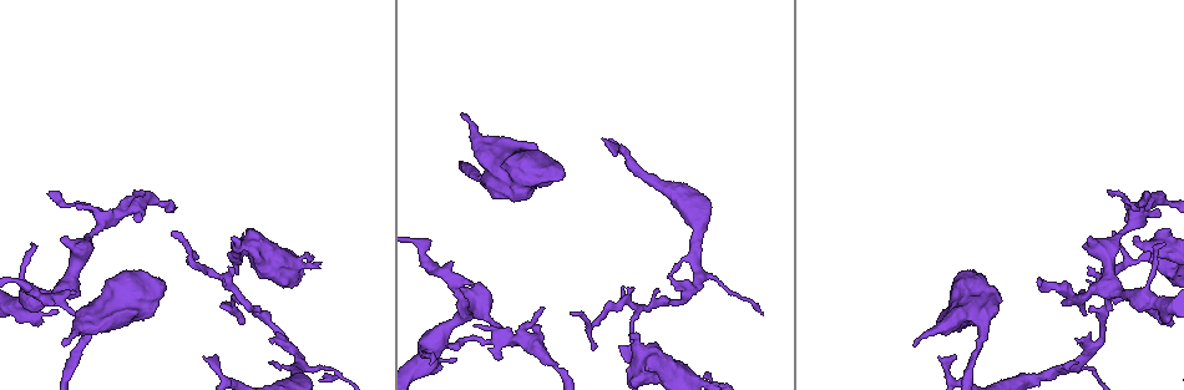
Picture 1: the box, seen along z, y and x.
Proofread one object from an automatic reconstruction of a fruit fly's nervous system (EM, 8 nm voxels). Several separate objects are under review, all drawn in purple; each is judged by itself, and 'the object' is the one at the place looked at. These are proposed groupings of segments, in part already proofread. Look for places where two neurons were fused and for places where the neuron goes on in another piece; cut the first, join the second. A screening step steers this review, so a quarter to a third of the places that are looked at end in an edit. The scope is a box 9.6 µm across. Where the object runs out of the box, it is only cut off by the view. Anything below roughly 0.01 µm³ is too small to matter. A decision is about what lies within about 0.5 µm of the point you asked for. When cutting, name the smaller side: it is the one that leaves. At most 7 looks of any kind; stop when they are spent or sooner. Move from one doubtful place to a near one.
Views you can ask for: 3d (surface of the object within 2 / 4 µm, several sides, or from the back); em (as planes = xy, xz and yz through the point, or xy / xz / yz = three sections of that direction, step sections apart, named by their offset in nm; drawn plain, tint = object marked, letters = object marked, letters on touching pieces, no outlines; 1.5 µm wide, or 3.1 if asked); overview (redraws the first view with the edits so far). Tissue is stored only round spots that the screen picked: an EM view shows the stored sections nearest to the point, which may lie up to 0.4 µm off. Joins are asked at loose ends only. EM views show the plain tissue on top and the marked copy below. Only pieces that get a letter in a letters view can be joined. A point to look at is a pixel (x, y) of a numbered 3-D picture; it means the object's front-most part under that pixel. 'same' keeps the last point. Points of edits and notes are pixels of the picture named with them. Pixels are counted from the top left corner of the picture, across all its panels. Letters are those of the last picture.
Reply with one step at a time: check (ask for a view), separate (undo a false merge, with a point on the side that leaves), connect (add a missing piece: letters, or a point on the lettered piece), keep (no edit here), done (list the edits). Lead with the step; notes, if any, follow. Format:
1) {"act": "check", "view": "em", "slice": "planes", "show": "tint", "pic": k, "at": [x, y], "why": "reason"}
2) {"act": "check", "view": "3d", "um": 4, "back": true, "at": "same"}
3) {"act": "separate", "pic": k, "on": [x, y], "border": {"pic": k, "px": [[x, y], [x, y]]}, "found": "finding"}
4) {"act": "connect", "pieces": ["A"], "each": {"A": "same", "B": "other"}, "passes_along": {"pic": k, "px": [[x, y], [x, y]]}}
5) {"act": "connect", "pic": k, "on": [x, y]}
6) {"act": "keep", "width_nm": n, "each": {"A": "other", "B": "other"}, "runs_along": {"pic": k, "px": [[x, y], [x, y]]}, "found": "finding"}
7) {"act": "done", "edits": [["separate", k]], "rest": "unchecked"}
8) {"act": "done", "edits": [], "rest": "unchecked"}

{"act": "check", "view": "em", "slice": "planes", "show": "letters", "pic": 1, "at": [915, 343], "why": "branch stops here"}

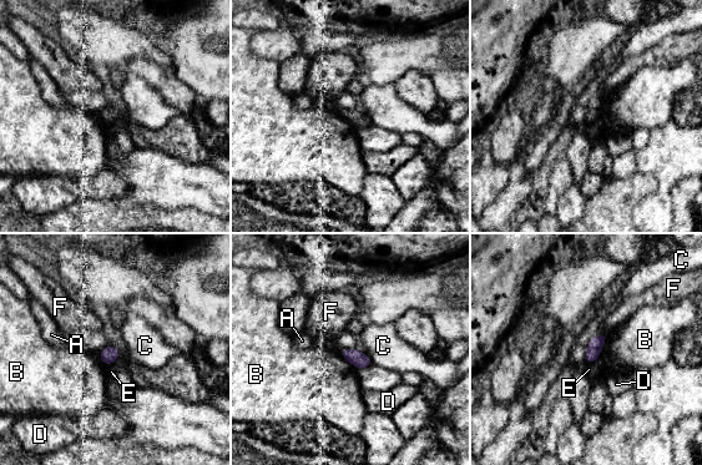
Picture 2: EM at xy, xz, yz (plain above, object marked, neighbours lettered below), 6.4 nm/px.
{"act": "keep", "longest_contact_nm": ["B", 170], "each": {"A": "other", "B": "other", "C": "other", "D": "other", "E": "other", "F": "other"}, "border": {"pic": 2, "px": [[607, 334], [597, 358]]}, "found": "no lettered piece goes on from it"}

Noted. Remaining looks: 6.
{"act": "check", "view": "3d", "um": 2, "pic": 1, "at": [558, 368], "why": "sudden change in width"}

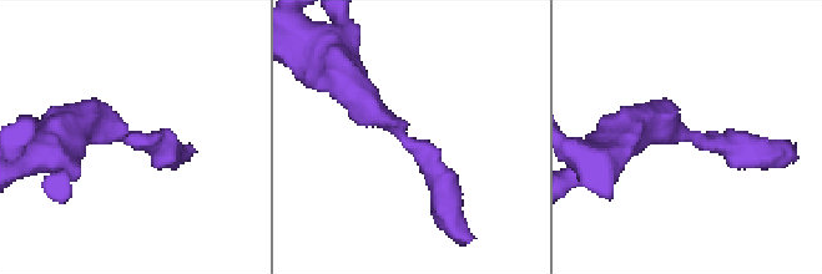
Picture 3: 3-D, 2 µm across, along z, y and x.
{"act": "check", "view": "em", "slice": "planes", "show": "tint", "pic": 3, "at": [700, 136], "why": "need the tissue"}

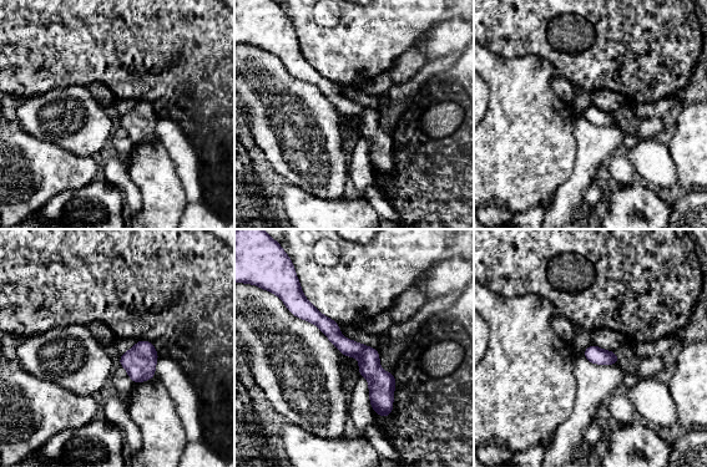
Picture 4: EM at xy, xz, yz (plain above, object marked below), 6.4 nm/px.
{"act": "check", "view": "em", "slice": "planes", "show": "letters", "at": "same", "why": "what lies round it"}

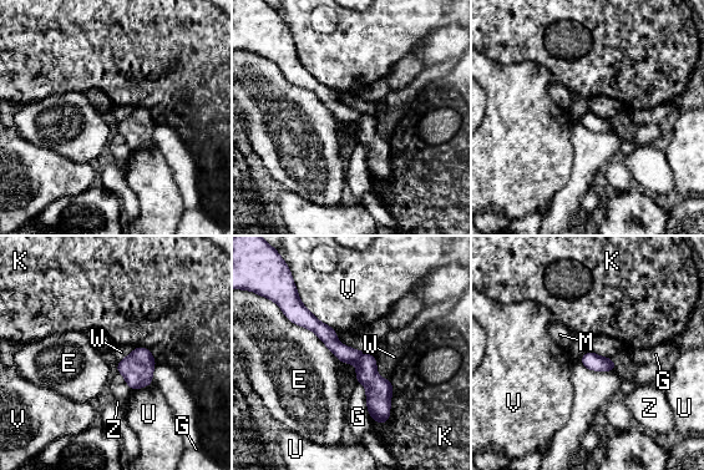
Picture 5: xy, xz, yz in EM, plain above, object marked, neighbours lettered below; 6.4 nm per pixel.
{"act": "keep", "width_nm": 110, "each": {"E": "other", "G": "other", "K": "other", "M": "other", "U": "other", "V": "other", "W": "other", "Z": "other"}, "runs_along": {"pic": 5, "px": [[294, 308], [365, 369], [381, 420]]}, "found": "one neuron here"}

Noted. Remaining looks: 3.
{"act": "check", "view": "3d", "um": 2, "back": true, "pic": 1, "at": [233, 235], "why": "branch stops here"}

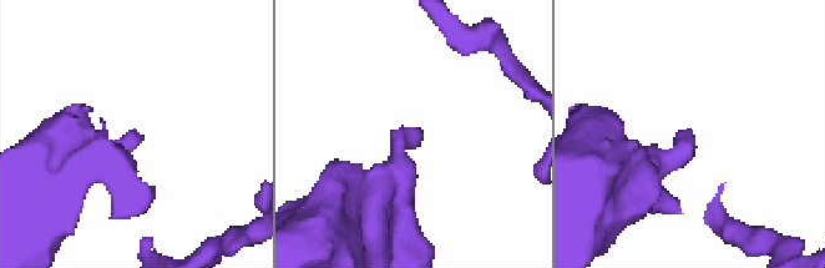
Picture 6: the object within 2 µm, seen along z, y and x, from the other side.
{"act": "check", "view": "em", "slice": "planes", "show": "tint", "pic": 6, "at": [691, 134], "why": "shape alone is not enough"}

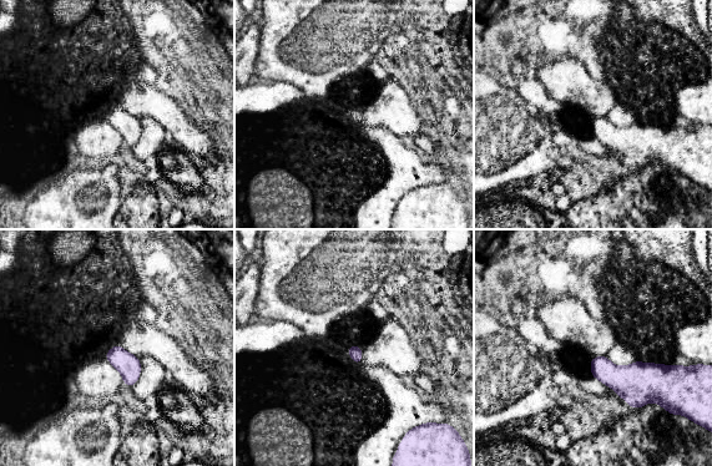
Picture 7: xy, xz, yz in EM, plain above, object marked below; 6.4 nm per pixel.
{"act": "check", "view": "em", "slice": "planes", "show": "letters", "at": "same"}

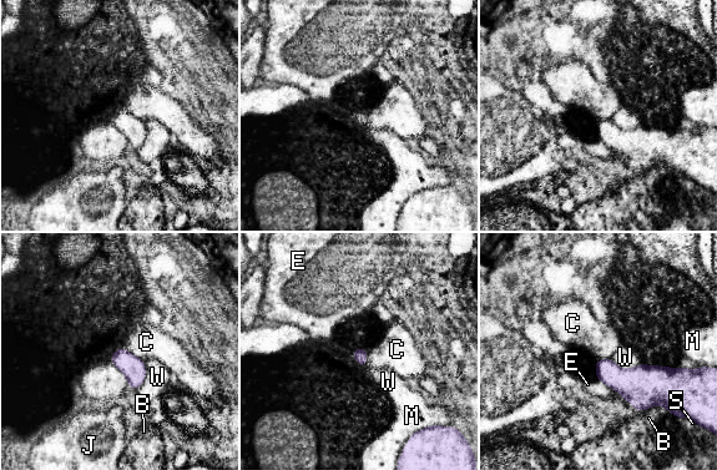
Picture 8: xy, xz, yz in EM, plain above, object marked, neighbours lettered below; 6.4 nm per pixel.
{"act": "keep", "each": {"B": "other", "C": "other", "E": "other", "J": "other", "M": "other", "S": "other", "W": "other"}, "border": {"pic": 8, "px": [[122, 345], [142, 360]]}, "found": "no lettered piece goes on from it"}

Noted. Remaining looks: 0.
{"act": "done", "edits": [], "rest": "unchecked"}

